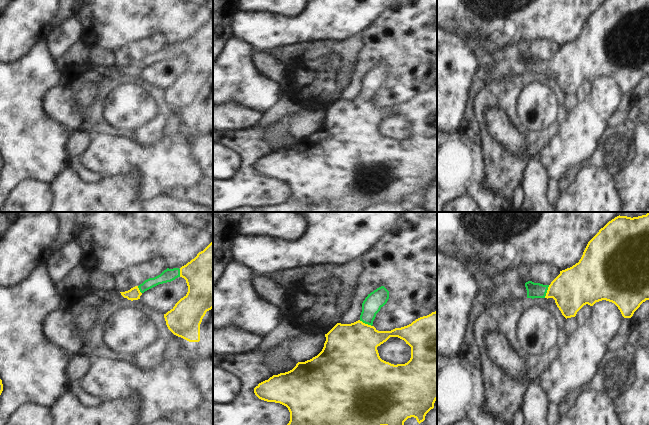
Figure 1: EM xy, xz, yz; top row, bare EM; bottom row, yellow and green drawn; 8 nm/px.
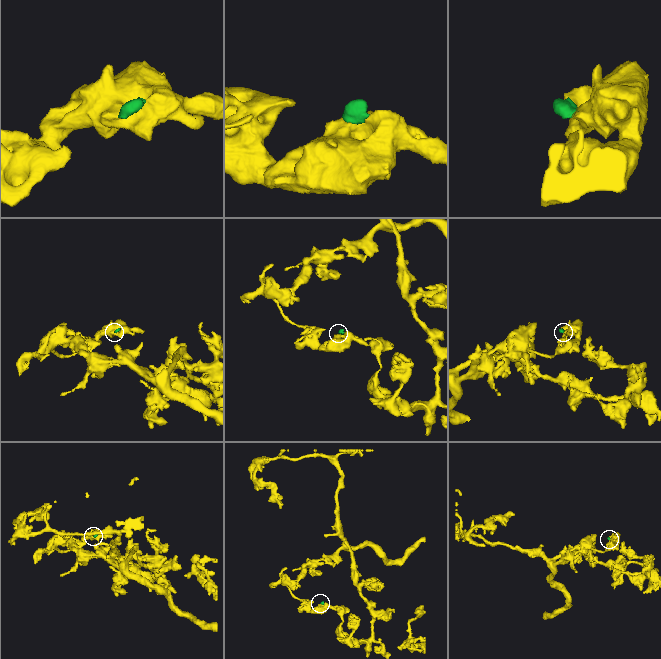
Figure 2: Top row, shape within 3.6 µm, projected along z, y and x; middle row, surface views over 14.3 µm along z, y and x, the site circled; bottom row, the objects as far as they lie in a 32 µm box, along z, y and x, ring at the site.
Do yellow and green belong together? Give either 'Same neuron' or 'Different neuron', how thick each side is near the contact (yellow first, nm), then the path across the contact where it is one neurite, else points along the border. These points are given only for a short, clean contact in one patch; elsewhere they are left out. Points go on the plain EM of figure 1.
Same neuron. Thickness 320 nm (yellow) against 130 nm

